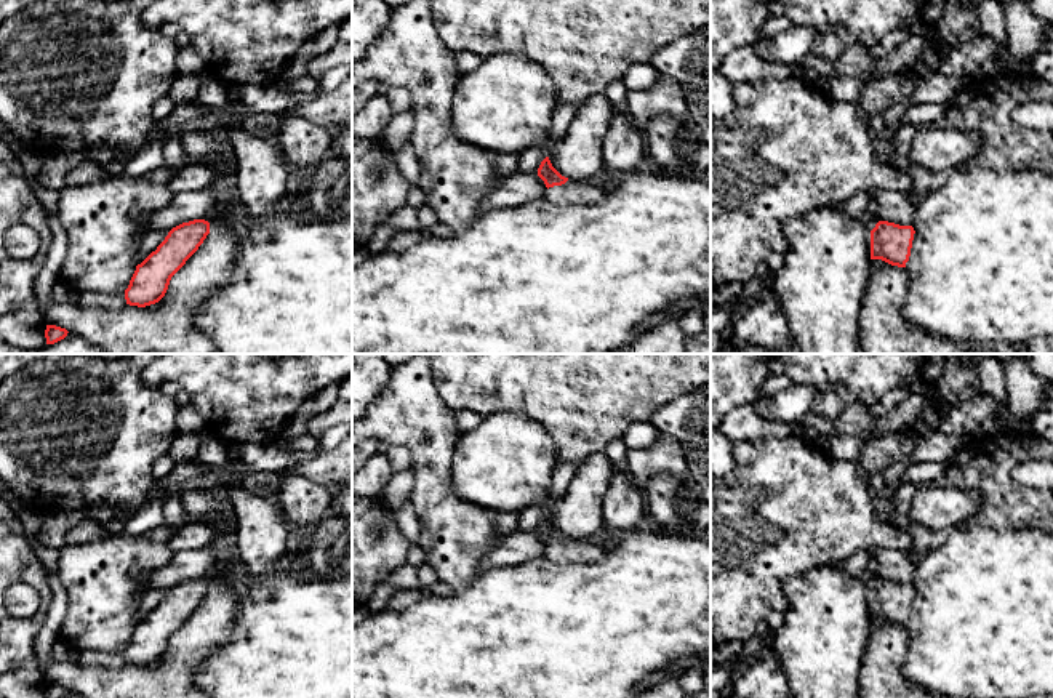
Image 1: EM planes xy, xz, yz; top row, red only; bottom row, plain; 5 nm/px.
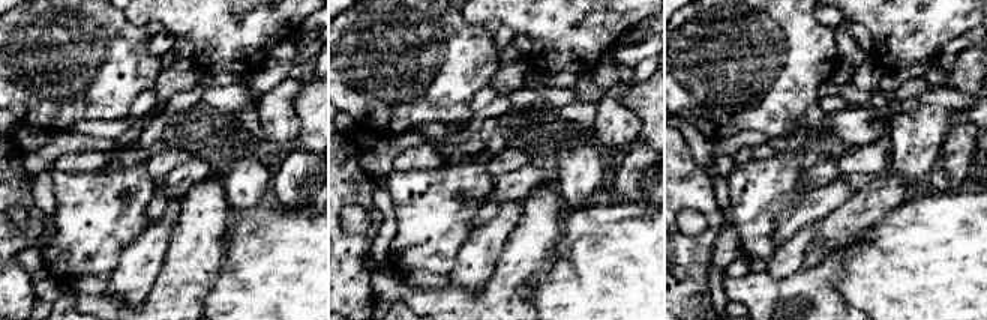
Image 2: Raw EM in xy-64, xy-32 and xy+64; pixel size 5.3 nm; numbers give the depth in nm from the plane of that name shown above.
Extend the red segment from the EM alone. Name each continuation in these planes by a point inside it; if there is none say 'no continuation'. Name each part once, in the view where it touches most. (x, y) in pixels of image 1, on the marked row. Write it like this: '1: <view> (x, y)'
1: xz (573, 192)

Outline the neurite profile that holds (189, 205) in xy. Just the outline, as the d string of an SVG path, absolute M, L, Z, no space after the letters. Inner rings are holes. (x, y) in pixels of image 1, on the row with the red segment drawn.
M226 186L178 192L163 210L155 211L144 223L144 235L150 231L171 231L182 223L205 219L222 205L226 199Z

